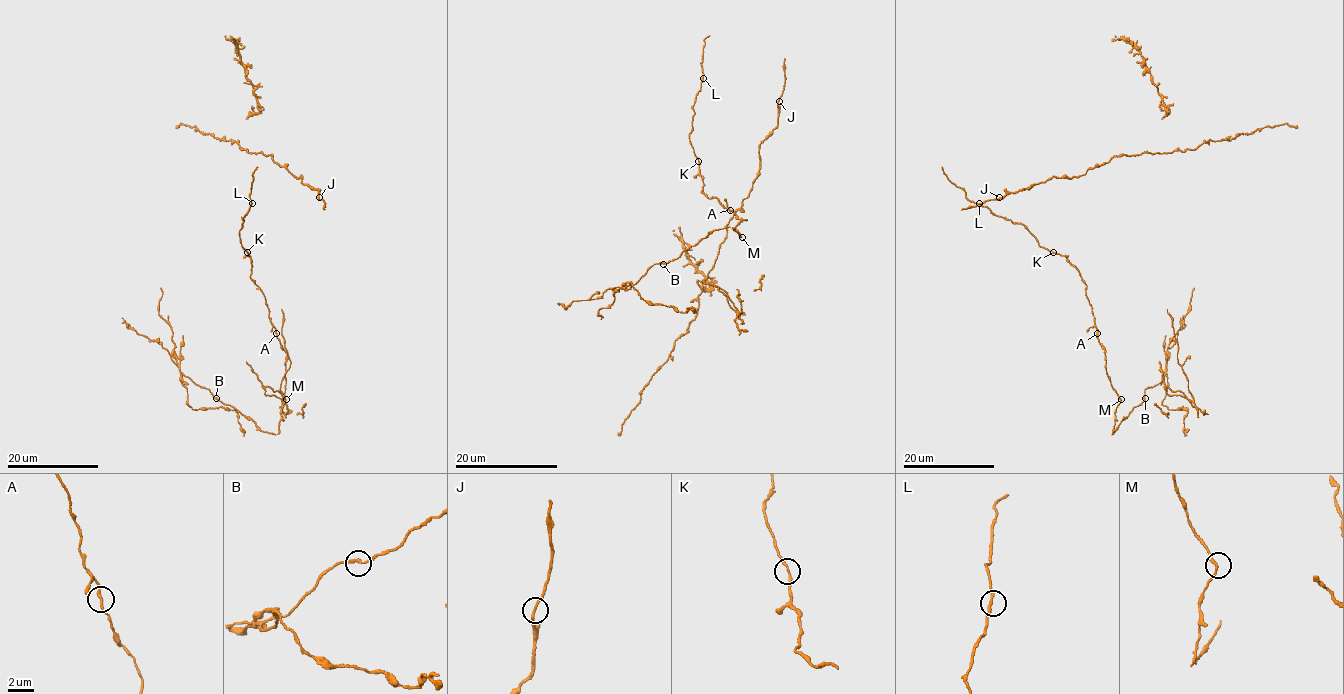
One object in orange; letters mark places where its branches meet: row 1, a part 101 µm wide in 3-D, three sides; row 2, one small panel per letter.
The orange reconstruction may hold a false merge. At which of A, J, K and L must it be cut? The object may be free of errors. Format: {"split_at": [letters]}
{"split_at": ["A"]}

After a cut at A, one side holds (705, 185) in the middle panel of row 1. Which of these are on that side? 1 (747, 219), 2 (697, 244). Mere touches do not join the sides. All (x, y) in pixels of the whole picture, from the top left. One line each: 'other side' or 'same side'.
1: other side
2: other side

